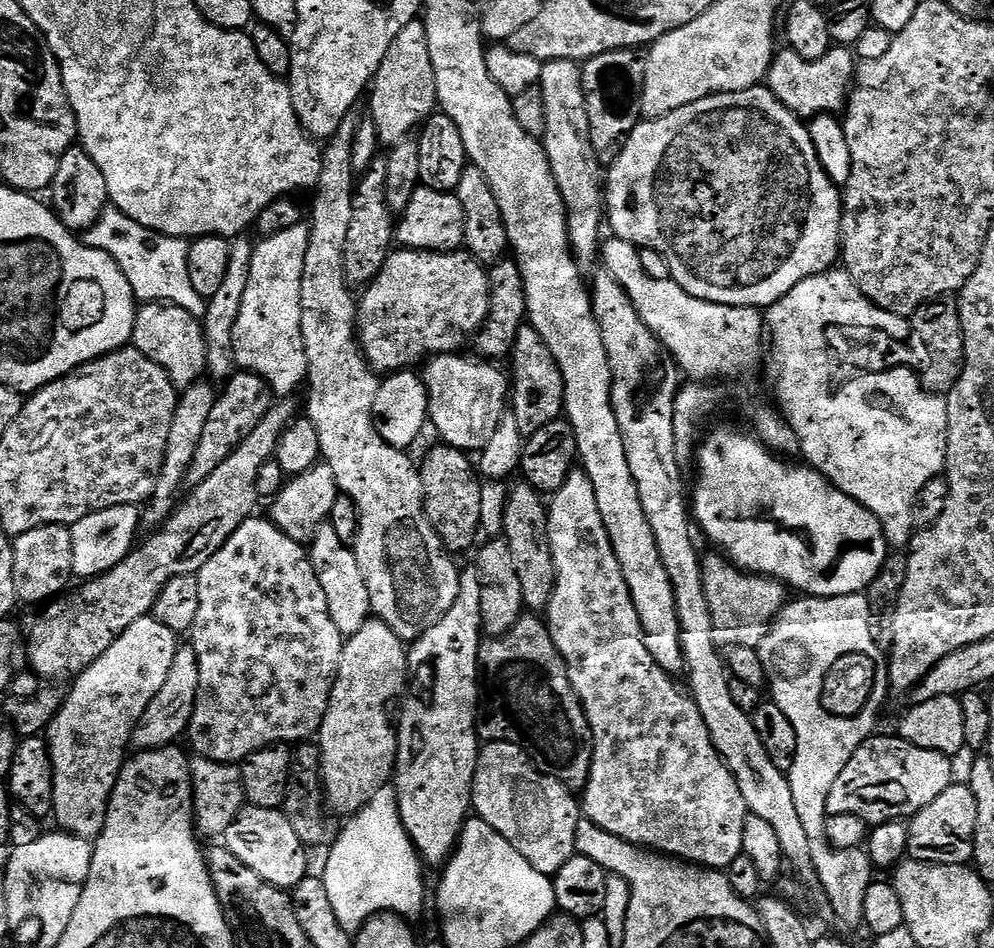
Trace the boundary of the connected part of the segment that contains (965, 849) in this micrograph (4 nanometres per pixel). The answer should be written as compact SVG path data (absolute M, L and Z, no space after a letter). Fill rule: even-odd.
M953 782L948 789L942 791L942 794L935 798L934 802L930 802L928 806L922 809L915 816L911 817L910 825L908 826L909 842L907 855L913 860L921 860L927 864L962 864L967 865L974 854L974 834L976 833L976 823L978 822L978 802L974 800L974 794L968 789L967 783Z

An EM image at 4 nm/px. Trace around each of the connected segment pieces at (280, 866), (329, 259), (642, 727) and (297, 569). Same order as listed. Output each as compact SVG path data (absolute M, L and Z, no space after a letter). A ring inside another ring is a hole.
M249 803L238 818L234 818L222 840L242 866L250 866L250 870L254 870L262 882L270 882L270 886L295 890L309 875L309 849L300 841L298 834L294 834L294 826L290 826L288 816L279 807Z
M349 114L342 126L338 126L332 139L327 141L323 149L322 174L314 189L316 197L312 200L312 208L310 204L306 262L302 262L302 342L308 363L306 415L310 422L314 422L314 430L318 430L320 454L323 463L328 464L330 470L334 470L337 489L350 497L360 512L354 551L358 558L358 566L362 566L362 576L366 578L366 588L370 590L372 612L385 624L423 625L429 618L453 605L454 598L460 593L461 569L456 568L455 562L452 561L453 553L444 547L444 539L428 521L417 461L412 461L407 451L386 443L372 421L372 407L380 389L380 380L374 375L358 343L358 300L355 295L352 297L353 289L344 269L346 234L350 231L350 214L354 211L354 194L358 179L358 173L352 165L357 123L357 117Z
M573 470L568 473L562 486L551 493L548 510L548 537L550 550L554 554L556 567L556 585L552 591L552 600L546 609L546 623L548 632L564 663L568 665L568 672L572 675L572 684L580 700L584 703L584 712L592 727L592 765L590 778L582 793L582 812L587 819L593 820L598 827L622 838L640 848L647 848L666 856L685 862L691 862L713 870L726 870L741 856L743 848L743 830L750 815L746 806L746 798L742 798L742 790L738 790L738 782L732 777L732 771L724 765L724 759L716 753L712 745L710 730L702 718L702 714L695 700L687 691L679 692L674 681L668 677L669 669L652 655L651 647L644 635L644 628L640 625L638 610L632 601L630 590L626 586L626 578L622 574L622 566L618 564L615 548L611 542L611 534L607 524L603 521L602 510L599 509L598 498L595 497L594 482L583 470Z
M251 516L245 519L242 523L236 527L234 534L228 536L226 543L224 543L220 548L215 549L202 563L203 566L199 571L197 571L196 577L199 582L198 584L198 613L195 614L195 621L192 624L190 629L190 637L192 636L190 645L193 647L197 654L197 662L199 662L198 666L198 675L199 675L199 683L198 683L198 694L197 694L197 704L194 706L192 719L190 723L190 735L192 734L195 742L202 746L203 751L218 754L214 752L220 752L219 754L225 761L238 762L247 757L253 750L264 747L266 741L269 738L275 737L272 736L275 732L297 732L298 735L304 736L300 738L308 738L311 734L319 733L320 727L322 726L322 722L324 721L324 715L326 714L326 710L328 709L328 703L330 702L330 698L332 697L332 683L336 680L336 671L338 670L338 666L340 665L340 655L342 654L342 650L344 649L344 641L345 637L341 636L340 631L338 630L338 626L334 626L334 618L330 618L330 606L326 606L326 594L322 590L322 582L318 582L318 574L314 570L314 566L312 565L312 558L307 547L304 548L299 539L295 536L287 536L285 532L280 531L280 528L274 524L271 519L267 517L258 518L259 516Z

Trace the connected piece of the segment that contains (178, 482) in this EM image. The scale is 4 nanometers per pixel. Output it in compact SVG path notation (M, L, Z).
M208 378L196 380L179 393L174 410L174 422L170 422L170 439L166 442L164 465L158 474L158 482L154 486L152 495L148 497L142 508L142 524L145 529L159 528L176 507L178 503L176 491L182 486L185 487L188 470L194 460L194 450L198 450L198 441L202 439L206 422L210 418L210 410L214 410L217 395L217 385Z

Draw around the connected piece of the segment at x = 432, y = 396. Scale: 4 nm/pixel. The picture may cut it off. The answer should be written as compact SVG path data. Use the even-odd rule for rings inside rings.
M460 354L433 355L427 361L429 364L425 366L424 372L422 371L424 385L428 387L428 418L431 427L436 427L439 439L451 448L480 450L486 442L490 442L490 434L494 434L498 422L506 414L506 407L510 402L510 380L496 369L499 367L495 363L458 355Z

